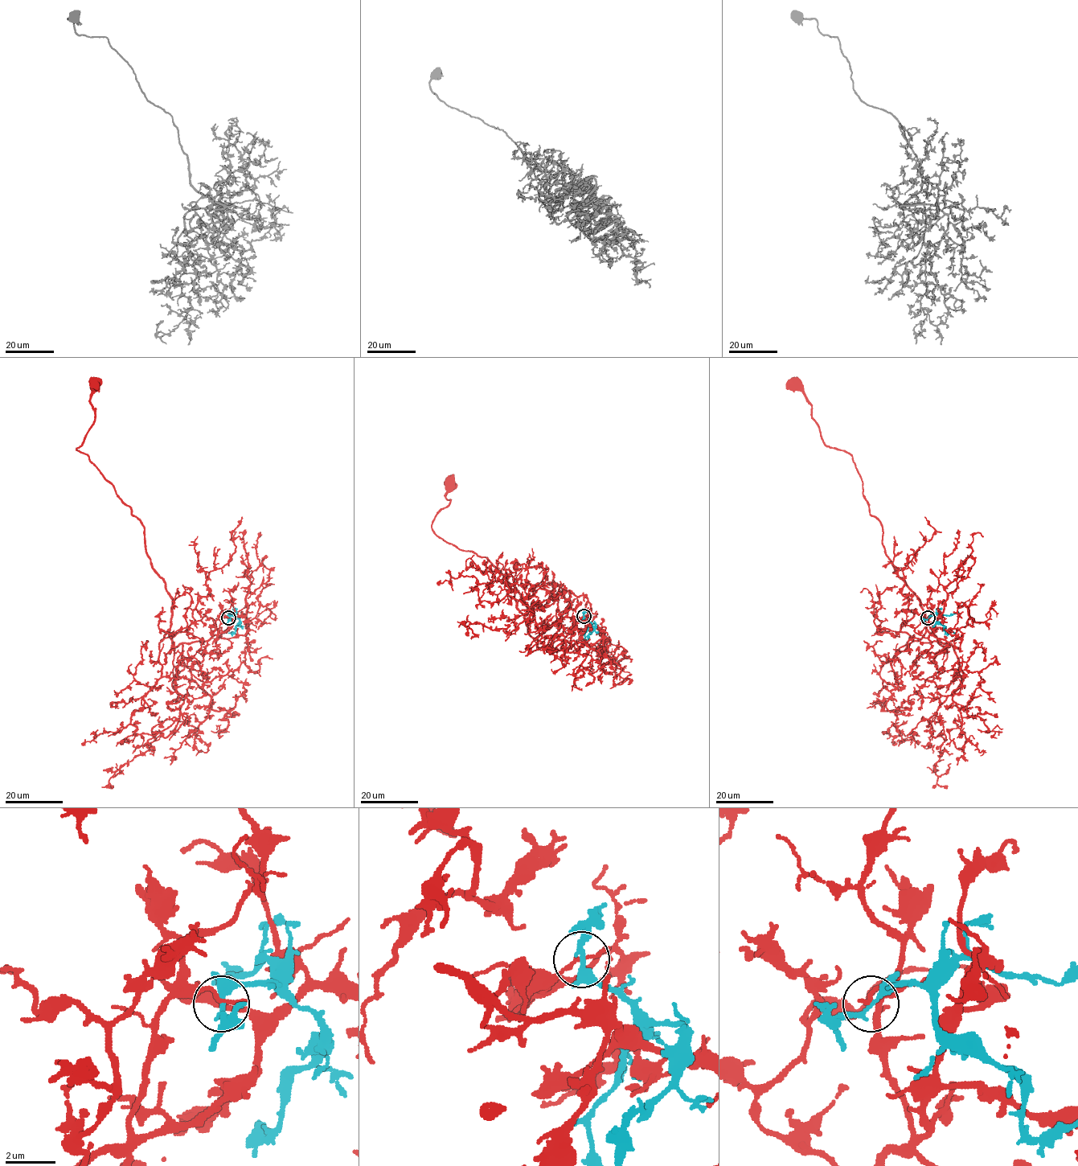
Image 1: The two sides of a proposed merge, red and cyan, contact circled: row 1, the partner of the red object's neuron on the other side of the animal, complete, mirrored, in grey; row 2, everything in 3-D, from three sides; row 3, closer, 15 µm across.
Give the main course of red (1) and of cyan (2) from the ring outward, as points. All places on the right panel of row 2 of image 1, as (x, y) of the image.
1: (928, 618), (929, 639), (948, 646), (928, 631), (919, 598), (892, 566), (852, 457), (824, 444), (795, 385)
2: (928, 618), (933, 616), (936, 621), (944, 627), (946, 633), (954, 633)

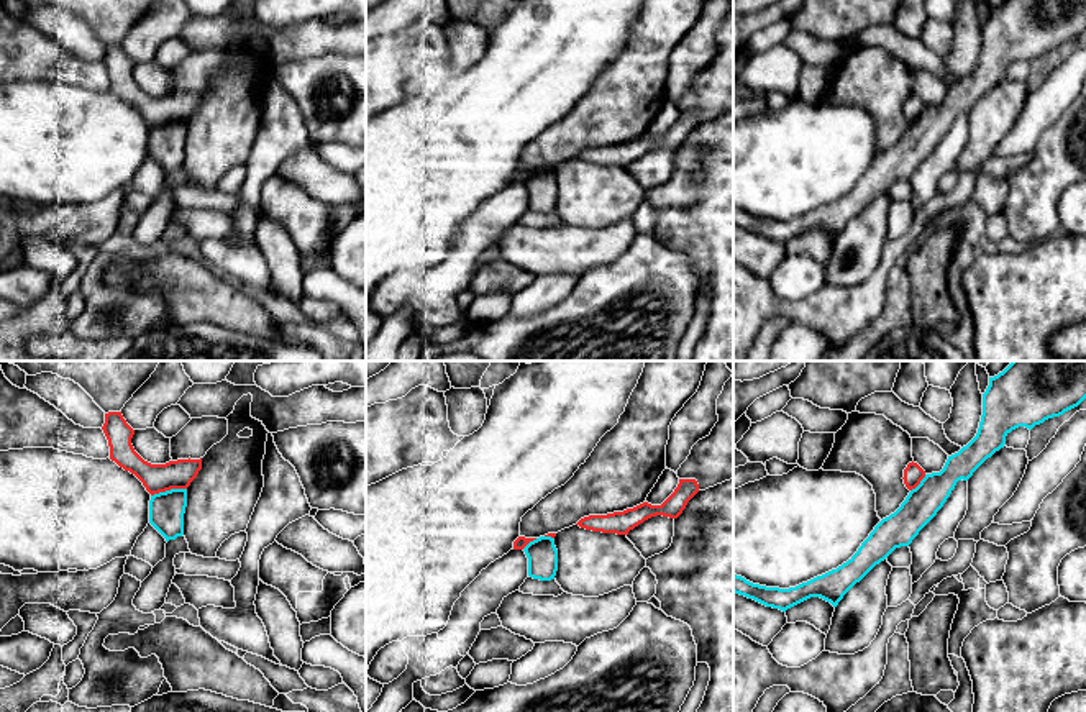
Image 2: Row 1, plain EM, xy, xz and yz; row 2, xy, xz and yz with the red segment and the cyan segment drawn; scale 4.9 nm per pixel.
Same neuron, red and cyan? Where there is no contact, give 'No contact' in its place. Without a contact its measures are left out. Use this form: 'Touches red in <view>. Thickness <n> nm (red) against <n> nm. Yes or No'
Touches red in xy. Thickness 140 nm (red) against 180 nm. No

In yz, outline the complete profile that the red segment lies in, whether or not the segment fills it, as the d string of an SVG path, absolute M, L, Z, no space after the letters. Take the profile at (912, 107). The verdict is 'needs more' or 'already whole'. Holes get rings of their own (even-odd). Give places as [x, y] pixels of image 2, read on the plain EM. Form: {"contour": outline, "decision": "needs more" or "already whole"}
{"contour": "M909 95L904 102L904 116L909 123L915 121L925 110L925 103L917 95Z", "decision": "already whole"}

